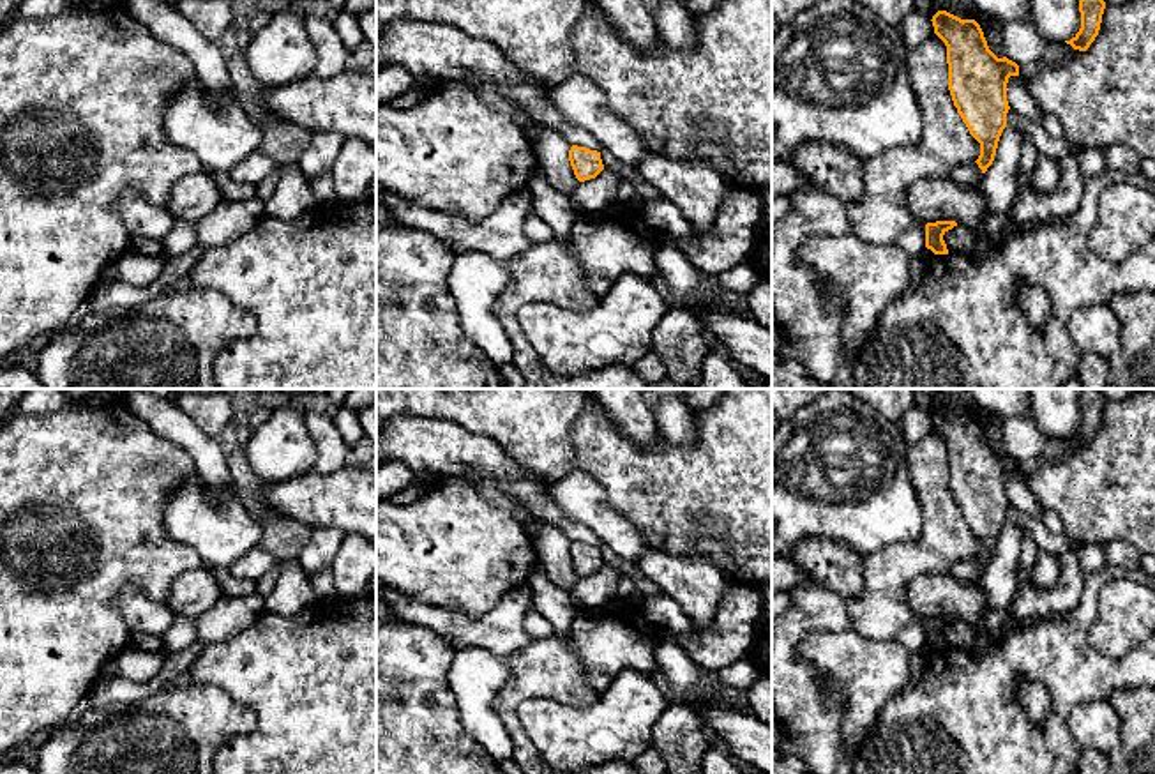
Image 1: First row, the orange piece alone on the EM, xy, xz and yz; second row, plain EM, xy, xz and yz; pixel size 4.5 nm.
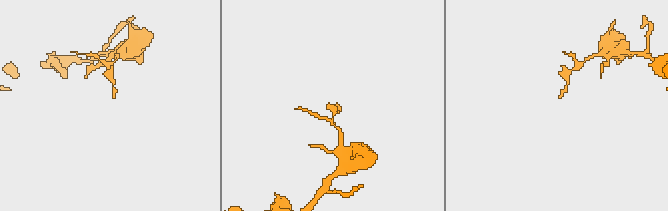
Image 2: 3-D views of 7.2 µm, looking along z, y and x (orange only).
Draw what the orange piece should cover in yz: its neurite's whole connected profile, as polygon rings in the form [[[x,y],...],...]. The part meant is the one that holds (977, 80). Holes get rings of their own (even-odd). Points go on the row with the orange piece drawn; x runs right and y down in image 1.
[[[947,11],[932,16],[934,34],[947,46],[948,90],[970,134],[980,143],[975,161],[982,173],[993,164],[1000,136],[1007,127],[1007,83],[1019,76],[1019,65],[998,58],[987,46],[975,19],[961,19]]]

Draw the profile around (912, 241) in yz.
[[[911,219],[910,228],[895,242],[910,256],[920,256],[925,247],[925,233],[920,221]]]

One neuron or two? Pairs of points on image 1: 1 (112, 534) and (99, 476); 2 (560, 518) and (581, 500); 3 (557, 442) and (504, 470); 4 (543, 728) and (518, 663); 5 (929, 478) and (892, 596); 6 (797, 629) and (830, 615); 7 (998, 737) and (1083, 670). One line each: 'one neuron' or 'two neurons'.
1: one neuron
2: two neurons
3: two neurons
4: two neurons
5: one neuron
6: one neuron
7: one neuron

